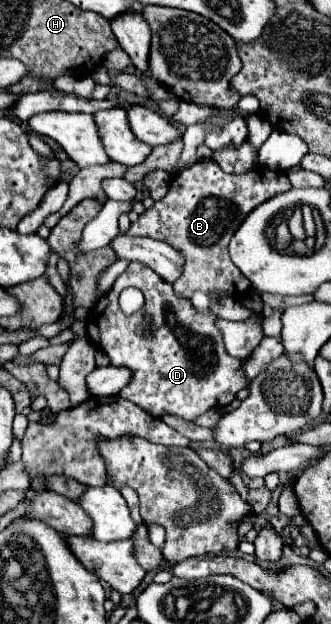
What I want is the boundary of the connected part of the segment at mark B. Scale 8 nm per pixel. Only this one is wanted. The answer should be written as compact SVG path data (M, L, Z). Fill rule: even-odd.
M214 159L198 161L192 167L182 169L172 179L166 197L146 209L136 223L128 227L126 235L160 239L182 253L184 271L182 277L174 283L178 297L190 299L194 291L232 297L238 291L244 275L230 261L230 237L254 207L272 195L278 195L280 191L288 191L290 187L292 185L284 171L270 171L262 167L242 175L230 175L224 173Z

